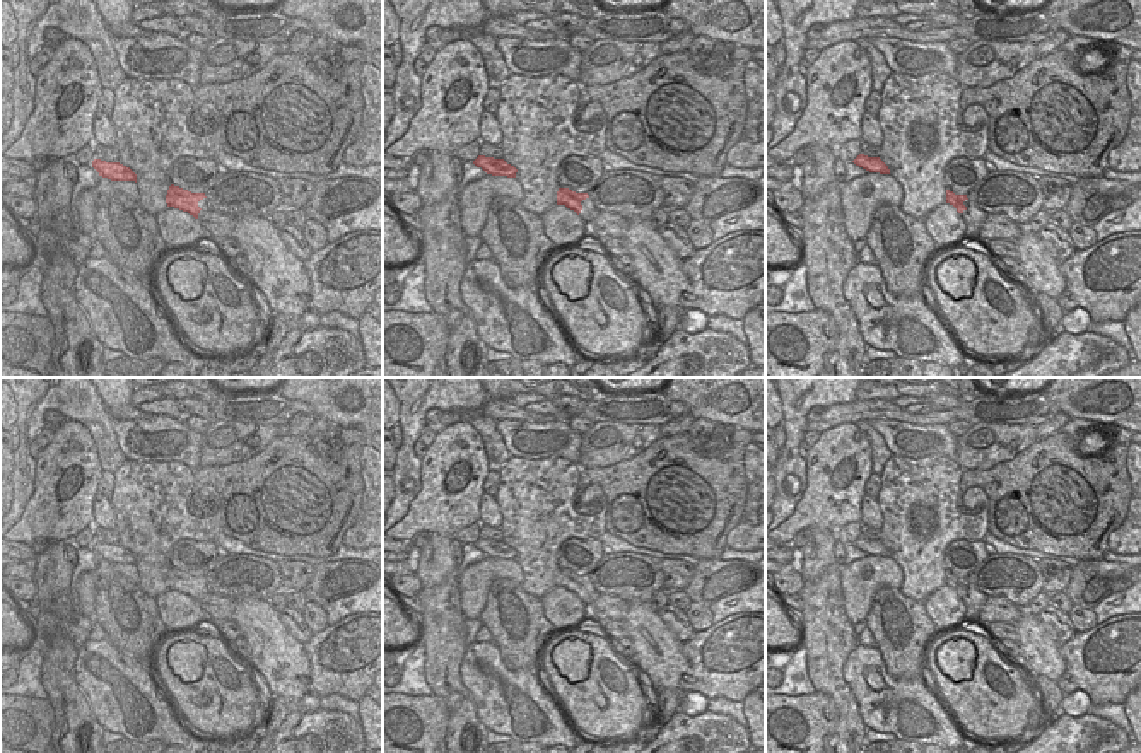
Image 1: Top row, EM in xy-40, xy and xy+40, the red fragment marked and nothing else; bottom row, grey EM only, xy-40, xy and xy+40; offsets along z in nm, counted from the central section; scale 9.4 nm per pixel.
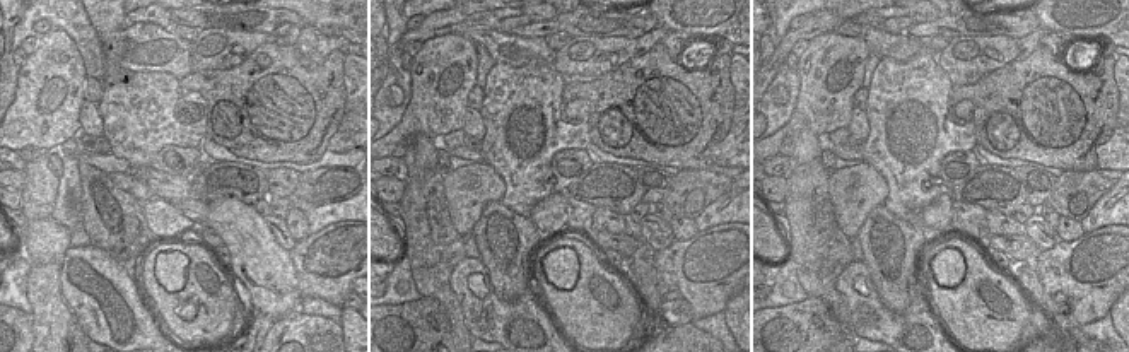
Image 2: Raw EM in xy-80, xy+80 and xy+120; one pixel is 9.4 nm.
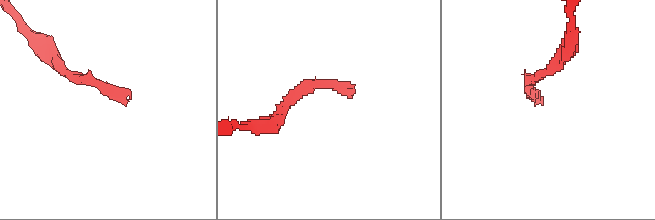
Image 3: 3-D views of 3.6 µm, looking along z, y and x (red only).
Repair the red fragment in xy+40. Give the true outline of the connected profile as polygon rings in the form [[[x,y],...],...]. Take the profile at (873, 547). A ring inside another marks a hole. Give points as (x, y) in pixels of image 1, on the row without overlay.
[[[859,536],[852,545],[869,555],[890,557],[888,548],[880,540]]]

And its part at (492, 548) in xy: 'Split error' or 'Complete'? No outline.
Complete

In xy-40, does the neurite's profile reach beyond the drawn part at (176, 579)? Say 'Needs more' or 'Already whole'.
Needs more

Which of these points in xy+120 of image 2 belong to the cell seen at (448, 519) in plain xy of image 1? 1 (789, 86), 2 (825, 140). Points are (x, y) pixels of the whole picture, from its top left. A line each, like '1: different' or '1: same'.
1: different
2: different

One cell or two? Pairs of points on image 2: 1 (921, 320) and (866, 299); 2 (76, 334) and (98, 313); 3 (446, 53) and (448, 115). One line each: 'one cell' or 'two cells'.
1: one cell
2: two cells
3: one cell

